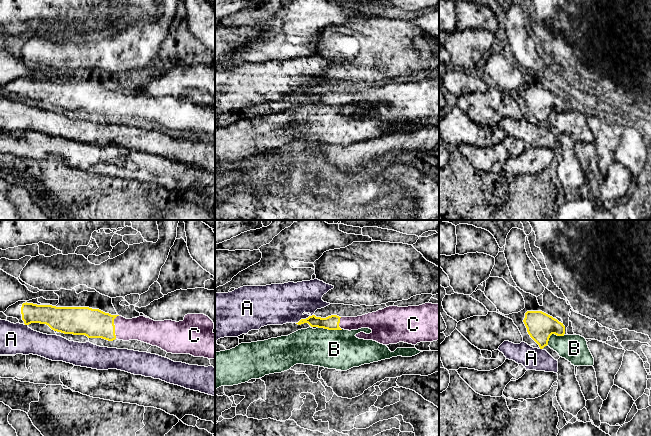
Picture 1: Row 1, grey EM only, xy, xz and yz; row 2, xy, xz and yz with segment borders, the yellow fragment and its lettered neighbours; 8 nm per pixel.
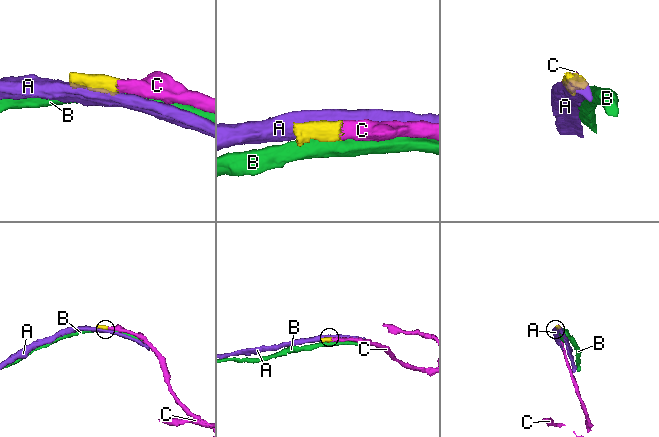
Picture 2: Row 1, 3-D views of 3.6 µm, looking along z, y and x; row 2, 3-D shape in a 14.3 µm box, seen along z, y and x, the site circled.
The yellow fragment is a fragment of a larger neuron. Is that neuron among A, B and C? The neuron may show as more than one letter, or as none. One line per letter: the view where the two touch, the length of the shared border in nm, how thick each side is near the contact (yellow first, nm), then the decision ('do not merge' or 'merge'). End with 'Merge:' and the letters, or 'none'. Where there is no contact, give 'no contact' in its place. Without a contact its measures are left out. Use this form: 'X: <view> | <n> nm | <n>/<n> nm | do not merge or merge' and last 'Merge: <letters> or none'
A: xz | 160 nm | 110/340 nm | do not merge
B: xz | 200 nm | 110/320 nm | do not merge
C: xy | 190 nm | 240/200 nm | merge
Merge: C

